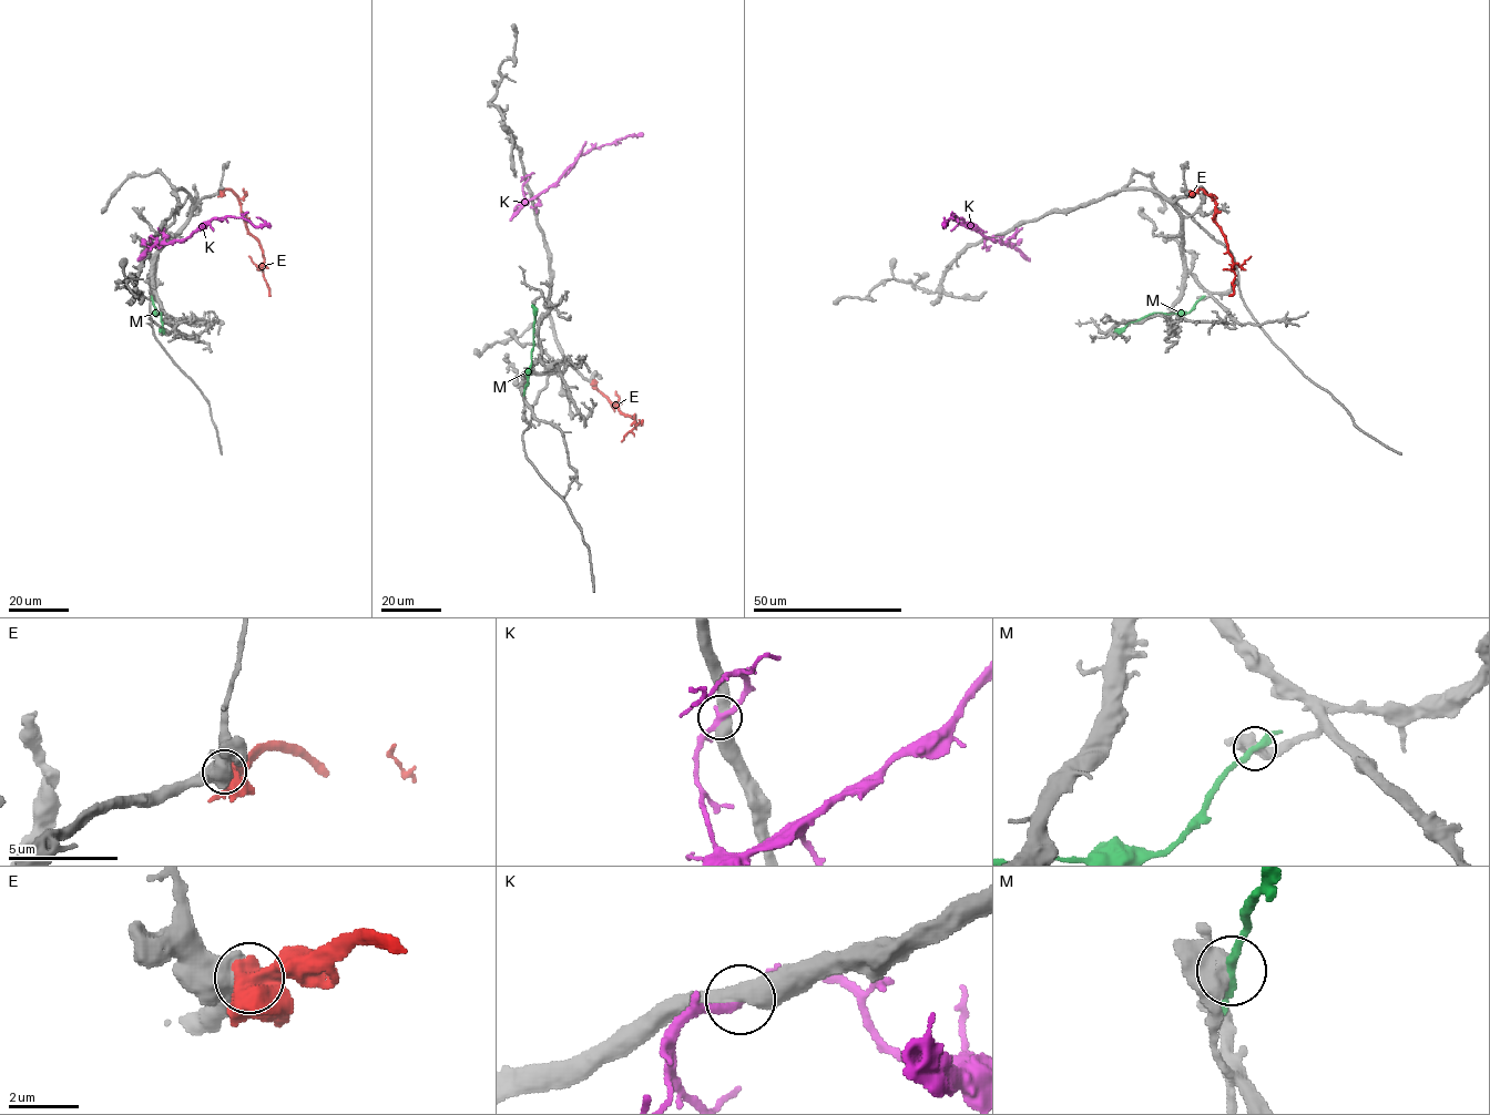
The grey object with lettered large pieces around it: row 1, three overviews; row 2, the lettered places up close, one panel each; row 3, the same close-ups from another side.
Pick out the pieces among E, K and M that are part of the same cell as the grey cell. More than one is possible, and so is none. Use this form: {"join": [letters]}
{"join": ["E"]}

